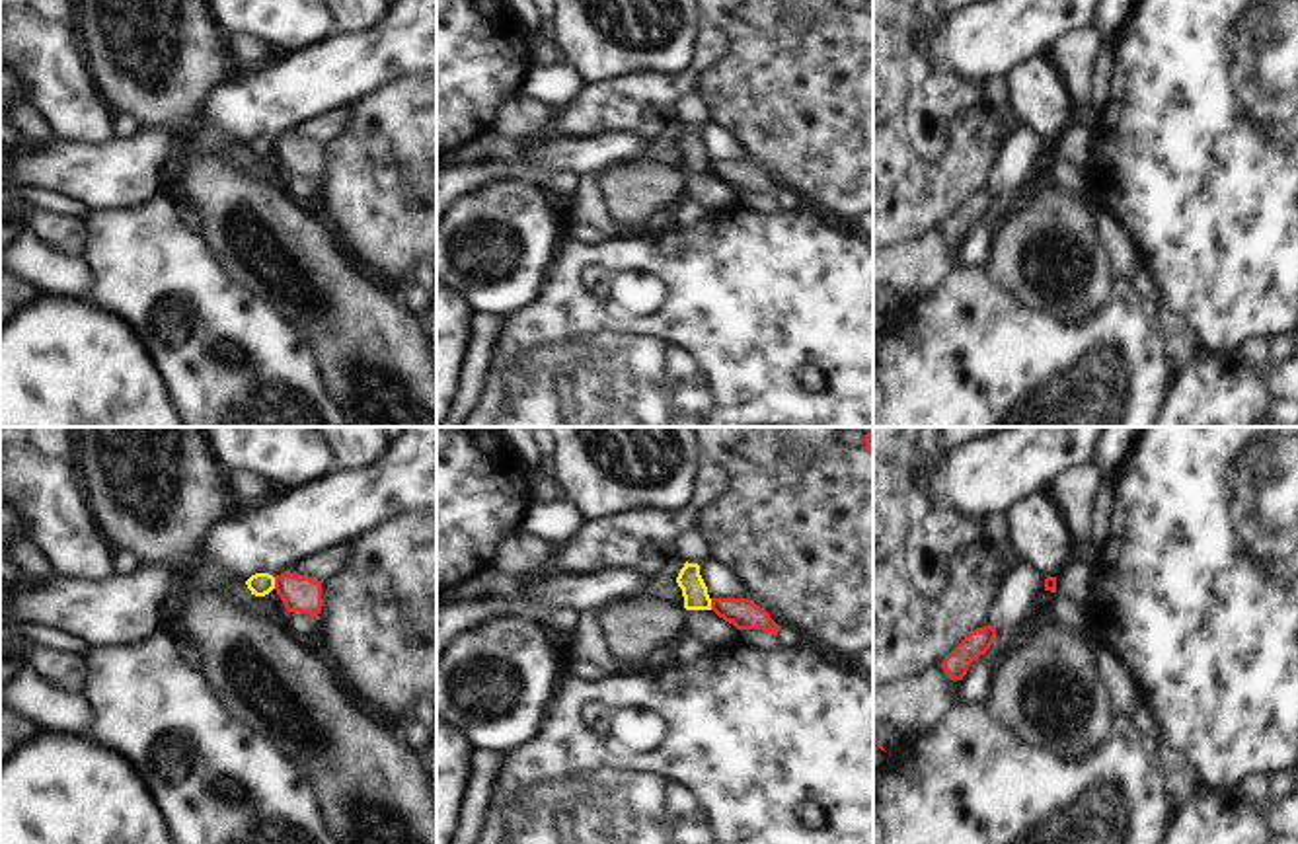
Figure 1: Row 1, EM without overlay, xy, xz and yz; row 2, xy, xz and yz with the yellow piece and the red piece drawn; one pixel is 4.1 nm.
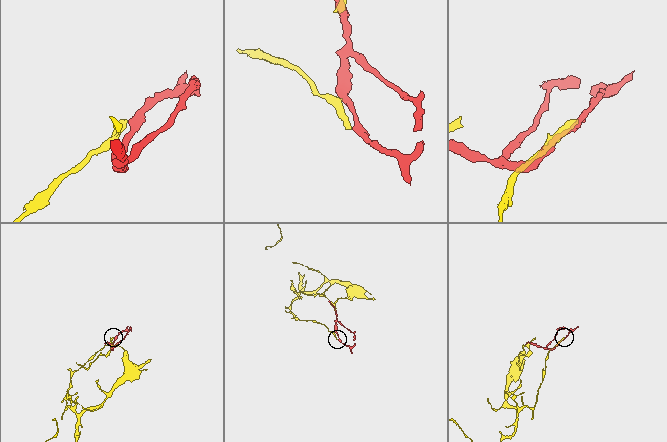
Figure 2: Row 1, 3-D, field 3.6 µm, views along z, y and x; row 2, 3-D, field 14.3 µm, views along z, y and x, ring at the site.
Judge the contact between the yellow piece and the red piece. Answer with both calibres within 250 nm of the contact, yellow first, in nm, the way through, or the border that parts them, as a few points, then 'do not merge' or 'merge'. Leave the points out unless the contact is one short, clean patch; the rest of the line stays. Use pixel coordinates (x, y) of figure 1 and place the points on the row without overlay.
100 nm thick on the yellow side, 150 nm on the other; border along xy (273, 141), (275, 151); do not merge

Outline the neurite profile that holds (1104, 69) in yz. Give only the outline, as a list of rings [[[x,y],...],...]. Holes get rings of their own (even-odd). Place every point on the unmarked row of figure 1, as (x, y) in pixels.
[[[1103,45],[1095,58],[1095,68],[1091,74],[1091,105],[1099,111],[1107,107],[1111,76],[1115,72],[1115,55],[1117,45]]]

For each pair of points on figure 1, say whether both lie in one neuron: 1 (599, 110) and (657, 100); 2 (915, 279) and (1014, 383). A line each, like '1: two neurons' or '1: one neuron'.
1: one neuron
2: two neurons

